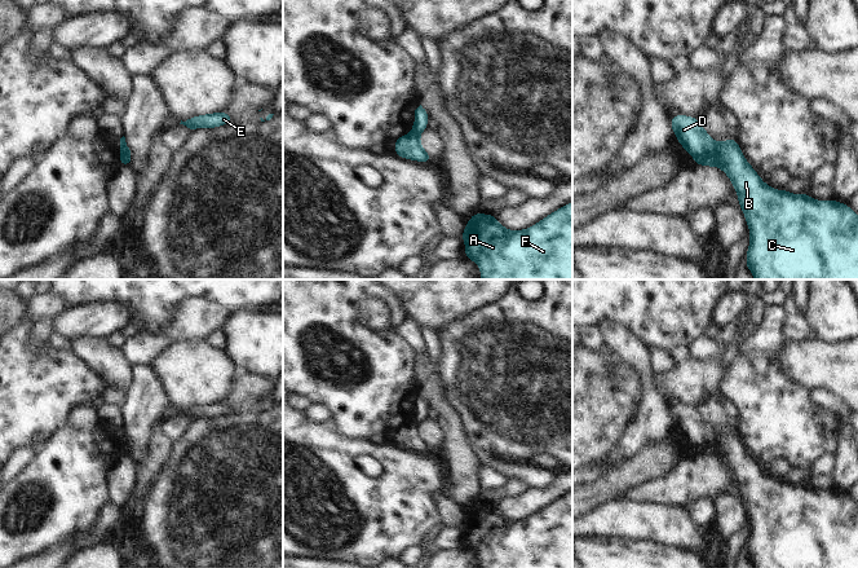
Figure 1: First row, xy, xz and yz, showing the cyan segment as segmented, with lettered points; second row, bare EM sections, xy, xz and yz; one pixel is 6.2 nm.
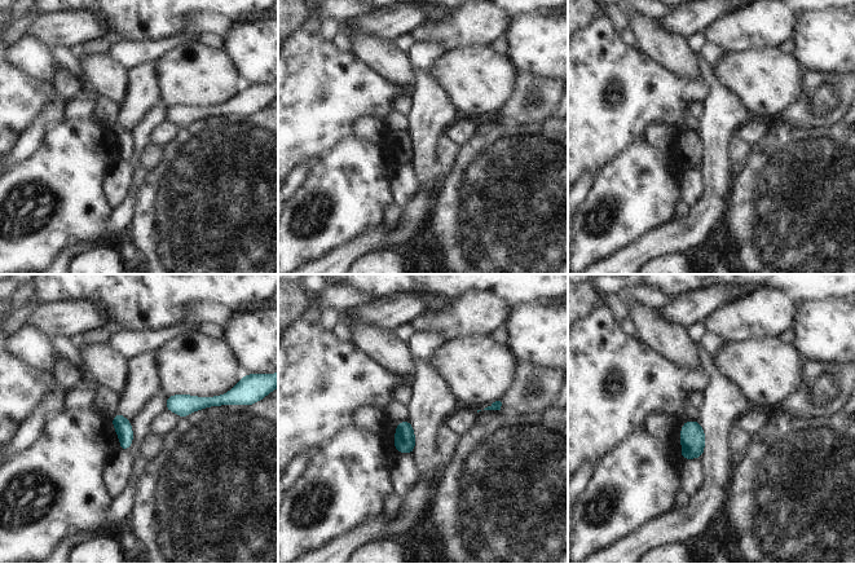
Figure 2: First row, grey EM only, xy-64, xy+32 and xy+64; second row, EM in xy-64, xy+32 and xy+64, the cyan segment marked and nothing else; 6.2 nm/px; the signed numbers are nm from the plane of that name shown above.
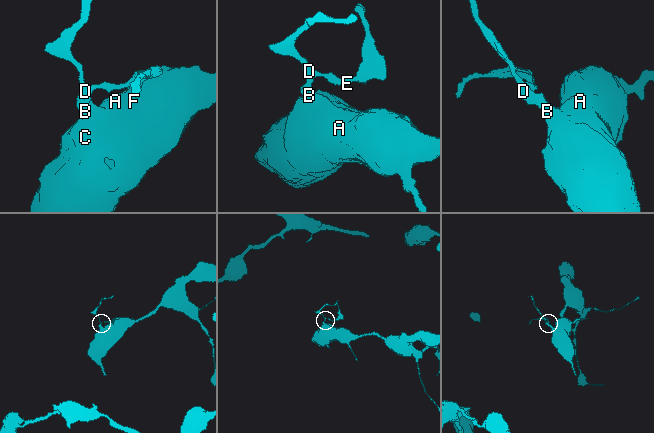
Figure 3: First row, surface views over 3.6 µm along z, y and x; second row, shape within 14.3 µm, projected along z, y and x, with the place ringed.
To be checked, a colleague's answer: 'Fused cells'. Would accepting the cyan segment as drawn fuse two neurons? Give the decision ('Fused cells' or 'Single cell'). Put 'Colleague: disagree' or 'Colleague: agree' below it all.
Fused cells.
Colleague: agree

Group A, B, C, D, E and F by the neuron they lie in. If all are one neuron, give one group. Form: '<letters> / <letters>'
A B C F / D E

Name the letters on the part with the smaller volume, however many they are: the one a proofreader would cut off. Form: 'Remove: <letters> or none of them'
Remove: D, E

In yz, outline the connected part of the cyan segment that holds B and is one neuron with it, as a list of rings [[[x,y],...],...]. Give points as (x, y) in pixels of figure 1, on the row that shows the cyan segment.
[[[737,138],[715,146],[715,166],[730,179],[749,228],[746,265],[755,279],[858,279],[858,215],[846,203],[775,190],[747,162]]]

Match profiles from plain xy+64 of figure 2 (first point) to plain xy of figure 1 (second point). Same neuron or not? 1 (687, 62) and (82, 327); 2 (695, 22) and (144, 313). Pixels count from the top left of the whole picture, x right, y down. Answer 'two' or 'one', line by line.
1: two
2: two

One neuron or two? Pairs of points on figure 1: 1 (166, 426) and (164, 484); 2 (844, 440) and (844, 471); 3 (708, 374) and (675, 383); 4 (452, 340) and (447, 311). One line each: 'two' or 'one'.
1: two
2: one
3: one
4: two

